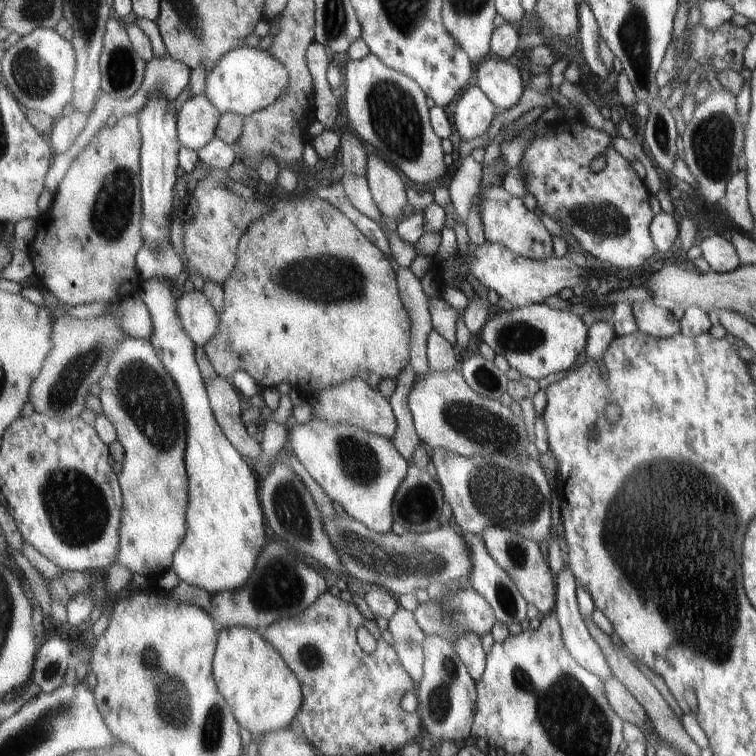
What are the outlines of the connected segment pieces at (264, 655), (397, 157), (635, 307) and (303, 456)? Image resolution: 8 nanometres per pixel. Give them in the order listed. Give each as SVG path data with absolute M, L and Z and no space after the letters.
M223 627L219 631L214 677L240 725L257 740L268 732L291 726L302 709L304 694L302 682L283 655L261 631L251 627Z
M369 54L361 60L350 59L346 64L346 95L344 102L348 116L348 128L360 136L360 139L381 154L385 154L395 166L413 182L431 184L447 174L446 154L441 146L441 137L435 132L427 106L427 95L419 83L410 76L388 67L376 54Z
M633 301L630 304L631 312L637 330L648 334L653 338L671 338L680 332L678 320L673 317L670 311L651 302Z
M311 418L303 424L296 423L290 429L289 450L293 451L310 476L319 484L324 492L336 501L353 518L371 527L379 534L391 532L393 526L393 505L399 487L406 480L410 463L403 458L392 439L365 429L351 425L328 425L322 420Z

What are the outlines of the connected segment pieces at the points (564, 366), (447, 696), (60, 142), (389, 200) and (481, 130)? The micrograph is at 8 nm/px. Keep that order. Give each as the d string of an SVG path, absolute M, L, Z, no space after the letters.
M533 303L511 310L498 310L480 330L481 342L507 361L521 377L537 381L553 372L568 371L574 366L575 354L583 352L587 328L580 316L571 311L551 308L545 303Z
M429 635L424 642L424 677L417 687L417 714L422 718L425 734L432 738L464 744L472 736L478 704L478 684L457 654L455 647L442 636Z
M71 114L58 118L52 133L47 136L55 153L67 152L75 141L81 136L88 123L88 116L81 114Z
M370 154L366 177L382 214L391 218L401 218L409 199L407 187L399 172L391 164L387 164L381 156Z
M474 82L456 102L454 124L459 134L466 140L483 136L489 128L499 109Z

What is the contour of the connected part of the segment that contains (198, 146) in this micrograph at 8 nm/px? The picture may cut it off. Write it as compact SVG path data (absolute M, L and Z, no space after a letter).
M200 94L187 100L178 120L180 143L199 152L218 137L221 120L222 112L207 95Z

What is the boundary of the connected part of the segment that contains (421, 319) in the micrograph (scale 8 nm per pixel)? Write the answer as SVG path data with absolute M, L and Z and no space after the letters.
M400 267L397 271L401 300L411 319L410 365L416 372L416 383L432 370L428 359L428 336L434 329L430 311L430 298L424 291L421 278L410 269Z

